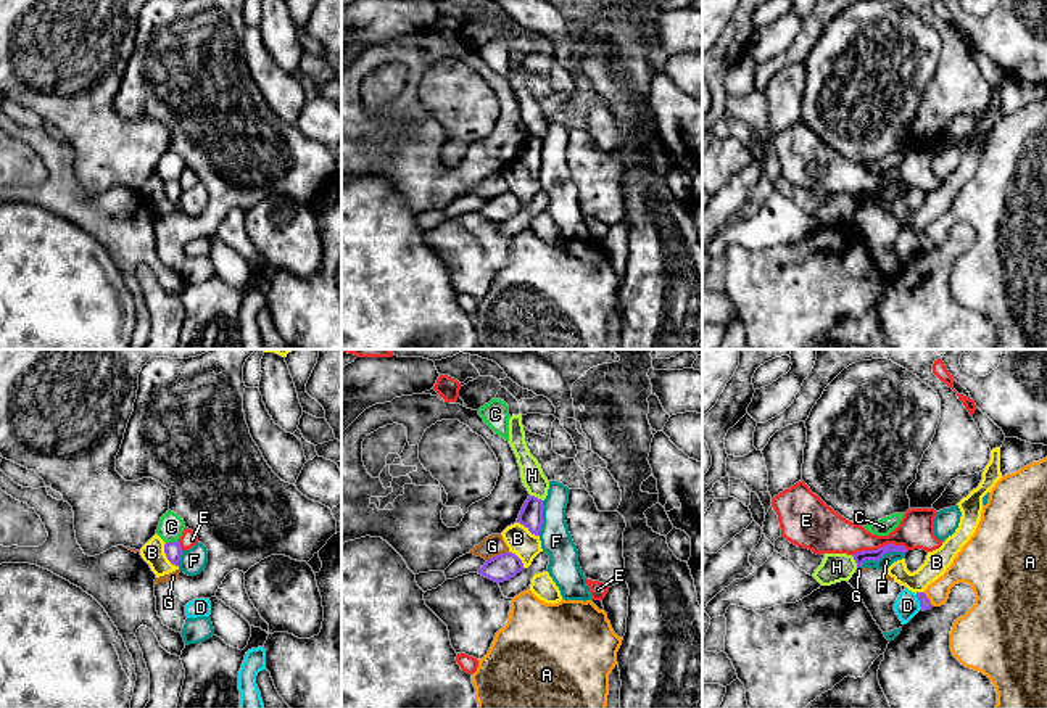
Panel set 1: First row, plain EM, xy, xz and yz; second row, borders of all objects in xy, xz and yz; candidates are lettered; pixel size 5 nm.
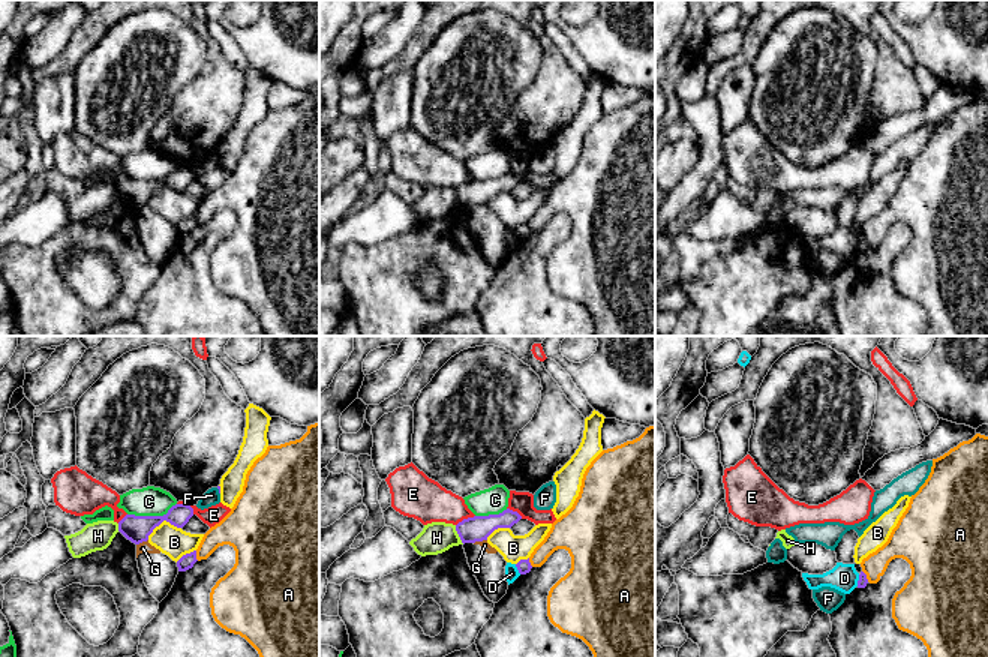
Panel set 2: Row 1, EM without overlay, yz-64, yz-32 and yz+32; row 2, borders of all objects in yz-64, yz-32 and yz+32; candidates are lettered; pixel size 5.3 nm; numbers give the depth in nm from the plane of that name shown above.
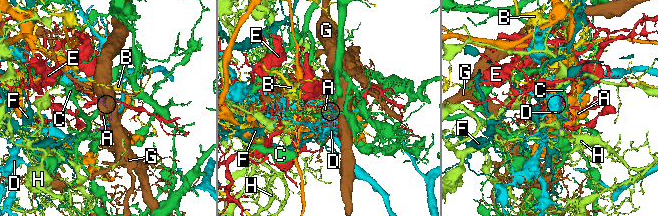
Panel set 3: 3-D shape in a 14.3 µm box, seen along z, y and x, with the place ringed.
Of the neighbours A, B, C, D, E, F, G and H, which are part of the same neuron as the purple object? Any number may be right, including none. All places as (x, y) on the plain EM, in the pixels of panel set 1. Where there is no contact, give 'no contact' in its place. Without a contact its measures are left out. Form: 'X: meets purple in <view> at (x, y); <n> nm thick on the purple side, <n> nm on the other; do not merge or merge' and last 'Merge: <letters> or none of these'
A: meets purple in yz at (928, 238); 60 nm thick on the purple side, 160 nm on the other; do not merge
B: meets purple in xy at (166, 195); 90 nm thick on the purple side, 110 nm on the other; do not merge
C: meets purple in xy at (171, 182); 90 nm thick on the purple side, 130 nm on the other; do not merge
D: meets purple in yz at (920, 242); 60 nm thick on the purple side, 120 nm on the other; do not merge
E: meets purple in yz at (880, 187); 60 nm thick on the purple side, 190 nm on the other; do not merge
F: meets purple in yz at (880, 197); 60 nm thick on the purple side, 70 nm on the other; do not merge
G: meets purple in xz at (496, 195); 140 nm thick on the purple side, 110 nm on the other; do not merge
H: meets purple in xz at (537, 137); 120 nm thick on the purple side, 120 nm on the other; do not merge
Merge: none of these

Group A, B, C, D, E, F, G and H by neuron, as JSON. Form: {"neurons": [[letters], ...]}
{"neurons": [["A"], ["B"], ["C"], ["D"], ["E"], ["F"], ["G"], ["H"]]}

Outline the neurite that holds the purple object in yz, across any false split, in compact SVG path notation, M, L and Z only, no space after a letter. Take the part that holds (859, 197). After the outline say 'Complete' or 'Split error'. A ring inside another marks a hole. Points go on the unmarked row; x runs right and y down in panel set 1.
M888 183L884 187L879 187L876 190L863 190L863 191L857 191L854 193L854 200L857 203L857 208L862 206L862 203L865 200L875 200L878 201L884 193L888 191L902 191L902 193L907 193L907 188L904 185L894 185L894 183Z. Complete

